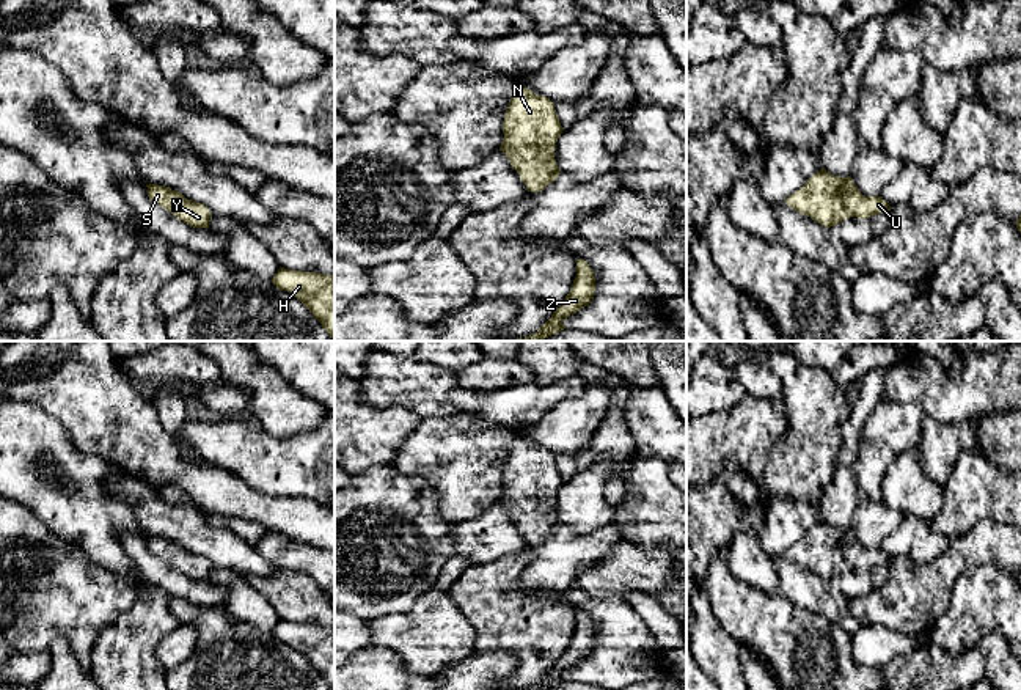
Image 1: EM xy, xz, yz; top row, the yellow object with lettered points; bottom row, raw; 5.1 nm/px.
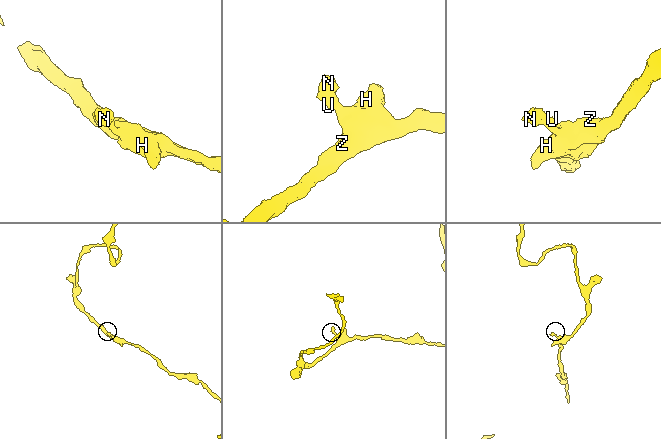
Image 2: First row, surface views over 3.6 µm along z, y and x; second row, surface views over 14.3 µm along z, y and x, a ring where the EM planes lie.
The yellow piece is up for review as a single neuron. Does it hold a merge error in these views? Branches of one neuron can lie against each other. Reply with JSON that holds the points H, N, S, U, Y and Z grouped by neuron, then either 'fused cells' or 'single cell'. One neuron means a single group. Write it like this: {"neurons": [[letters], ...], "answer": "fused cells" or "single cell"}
{"neurons": [["H", "N", "S", "U", "Y", "Z"]], "answer": "single cell"}

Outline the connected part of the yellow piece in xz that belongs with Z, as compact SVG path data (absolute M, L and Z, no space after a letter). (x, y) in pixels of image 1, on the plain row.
M576 611L576 629L573 632L570 644L565 648L551 670L534 687L525 690L548 690L564 682L565 679L562 677L562 673L578 662L587 659L594 651L594 643L594 622L584 611Z

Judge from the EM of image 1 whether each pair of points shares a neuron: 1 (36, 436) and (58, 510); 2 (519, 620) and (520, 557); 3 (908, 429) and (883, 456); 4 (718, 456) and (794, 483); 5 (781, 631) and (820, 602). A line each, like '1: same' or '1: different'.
1: same
2: same
3: different
4: different
5: different

